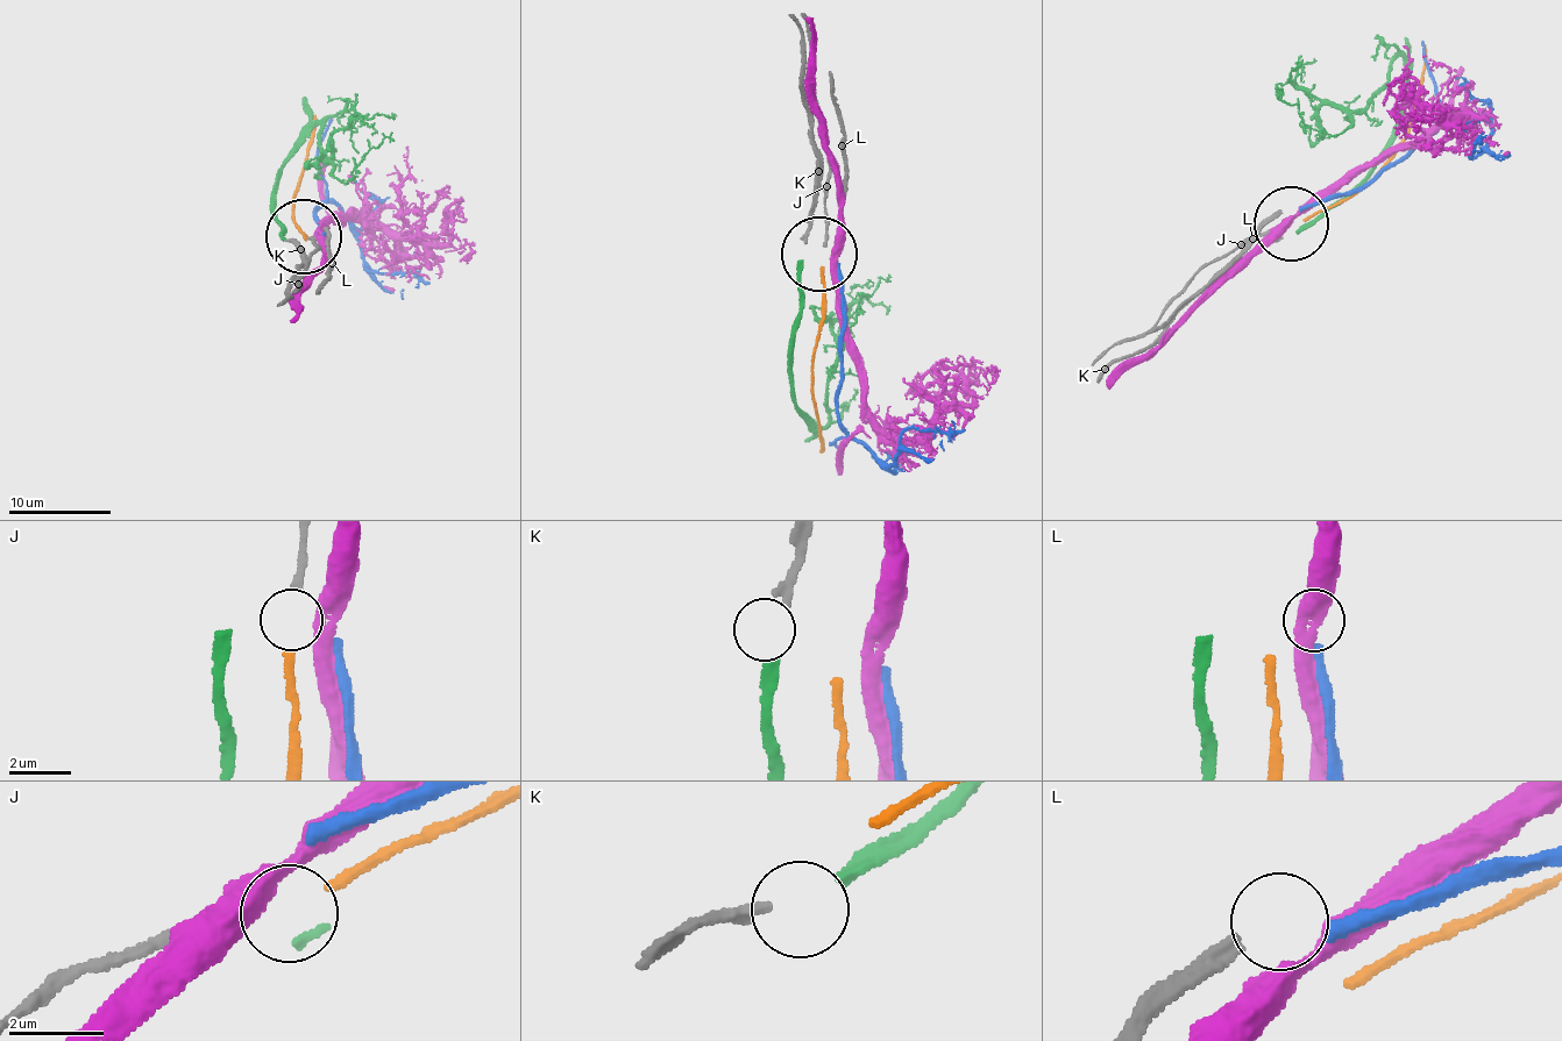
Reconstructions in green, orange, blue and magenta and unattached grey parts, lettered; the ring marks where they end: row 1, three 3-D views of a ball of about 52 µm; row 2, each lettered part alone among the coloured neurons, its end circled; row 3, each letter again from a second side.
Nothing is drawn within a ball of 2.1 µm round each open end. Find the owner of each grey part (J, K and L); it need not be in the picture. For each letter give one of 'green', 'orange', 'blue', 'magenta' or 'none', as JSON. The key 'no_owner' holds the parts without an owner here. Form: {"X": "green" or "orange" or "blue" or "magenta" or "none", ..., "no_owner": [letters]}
{"J": "orange", "K": "green", "L": "none", "no_owner": ["L"]}

